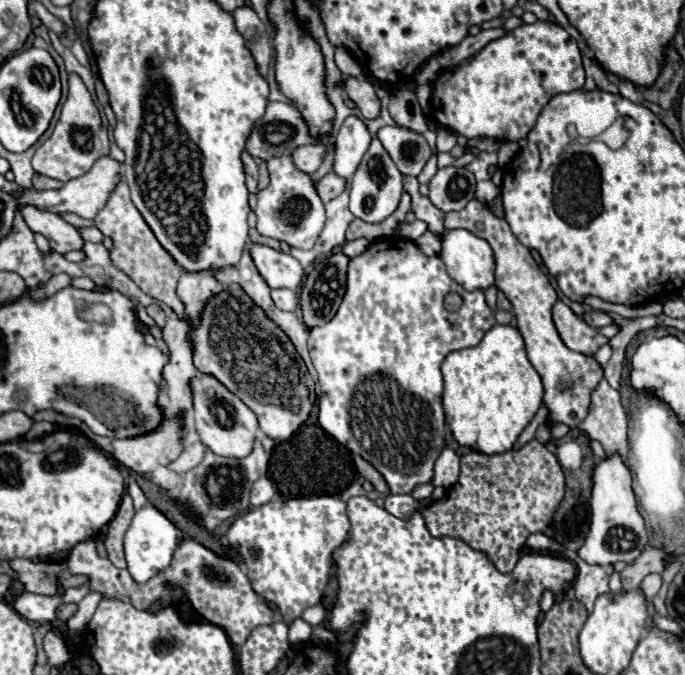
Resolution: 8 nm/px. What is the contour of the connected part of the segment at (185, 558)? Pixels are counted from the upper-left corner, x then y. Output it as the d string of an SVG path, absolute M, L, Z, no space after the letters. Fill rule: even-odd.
M93 538L77 542L71 548L67 570L69 574L87 576L91 592L99 592L103 594L103 598L111 598L111 600L125 600L127 604L133 604L137 610L147 610L155 602L159 602L161 608L167 608L175 600L175 592L181 590L189 600L191 608L199 616L203 616L207 622L227 632L227 638L235 648L239 648L249 638L253 626L267 626L275 622L275 614L267 608L265 600L257 598L241 566L231 558L217 556L215 552L211 552L209 548L205 548L193 538L181 538L169 568L159 572L145 584L137 584L127 570L115 568L107 558L99 558Z

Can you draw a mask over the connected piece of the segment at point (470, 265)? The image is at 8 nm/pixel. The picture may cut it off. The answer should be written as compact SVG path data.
M445 230L441 260L447 266L449 276L461 284L467 292L477 288L487 290L493 286L493 252L489 244L467 230Z

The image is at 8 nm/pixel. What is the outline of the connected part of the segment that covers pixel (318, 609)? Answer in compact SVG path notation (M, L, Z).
M321 604L307 608L303 614L302 619L311 626L316 626L324 621L326 618L326 611Z

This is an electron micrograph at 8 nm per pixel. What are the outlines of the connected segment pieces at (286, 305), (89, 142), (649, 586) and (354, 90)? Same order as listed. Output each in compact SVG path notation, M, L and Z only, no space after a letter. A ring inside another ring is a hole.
M271 290L271 298L279 310L293 312L297 308L297 294L293 290Z
M71 74L69 76L69 98L63 104L61 110L61 118L51 134L49 140L45 140L33 156L33 170L37 174L61 180L61 182L69 182L81 174L85 174L95 160L99 160L101 156L109 154L109 138L107 138L107 130L101 124L101 116L97 106L91 100L91 94L87 92L85 84L81 82L79 76Z
M649 574L643 582L641 582L641 592L645 594L647 600L653 600L661 588L661 576L659 574Z
M347 76L343 82L343 90L347 96L355 102L355 106L361 110L365 118L377 118L381 102L375 96L375 88L367 80L357 80L353 76Z

